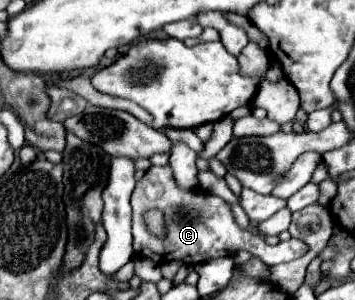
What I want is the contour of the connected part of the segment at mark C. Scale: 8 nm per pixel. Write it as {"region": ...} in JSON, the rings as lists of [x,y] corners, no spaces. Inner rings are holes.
{"region":[[[169,164],[151,166],[145,172],[141,182],[137,182],[135,186],[135,192],[131,196],[131,206],[133,206],[133,250],[135,254],[141,254],[143,258],[153,260],[155,264],[163,264],[171,260],[183,260],[185,264],[201,264],[205,260],[233,256],[239,250],[247,250],[253,256],[257,256],[261,262],[265,262],[267,266],[273,266],[273,264],[301,258],[309,250],[303,240],[289,238],[287,242],[279,242],[271,246],[263,238],[257,238],[253,232],[241,228],[235,222],[231,206],[223,198],[211,192],[203,192],[201,188],[185,190],[177,186]],[[153,208],[165,214],[165,236],[163,238],[151,234],[145,226],[143,214]]]}

